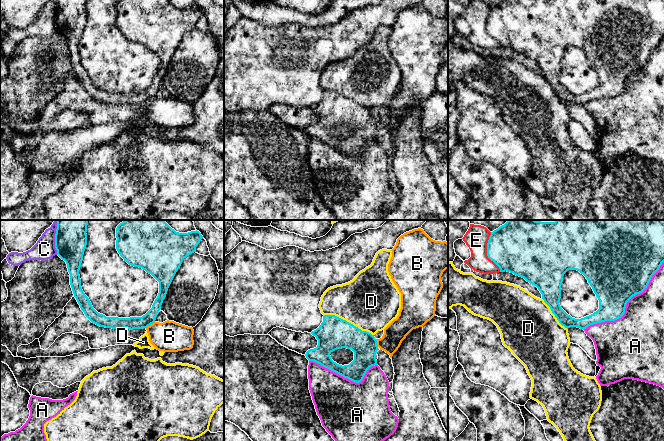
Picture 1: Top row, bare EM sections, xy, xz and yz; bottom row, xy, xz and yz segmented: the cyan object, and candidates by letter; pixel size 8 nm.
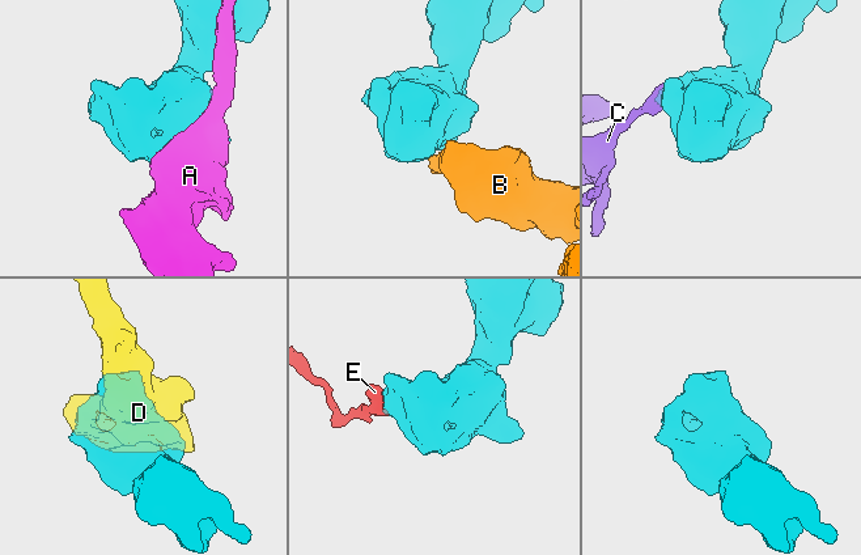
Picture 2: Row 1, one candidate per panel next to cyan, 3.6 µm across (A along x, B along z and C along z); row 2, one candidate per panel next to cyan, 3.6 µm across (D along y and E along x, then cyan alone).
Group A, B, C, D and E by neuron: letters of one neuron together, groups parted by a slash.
A / B / C / D / E

